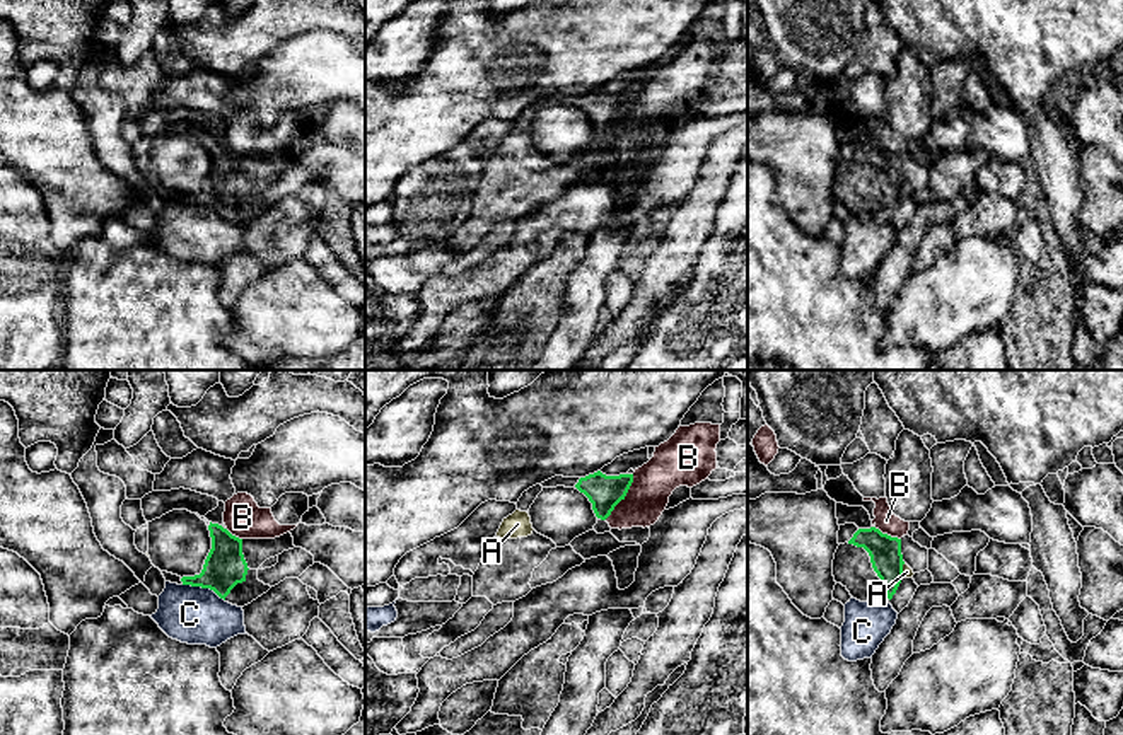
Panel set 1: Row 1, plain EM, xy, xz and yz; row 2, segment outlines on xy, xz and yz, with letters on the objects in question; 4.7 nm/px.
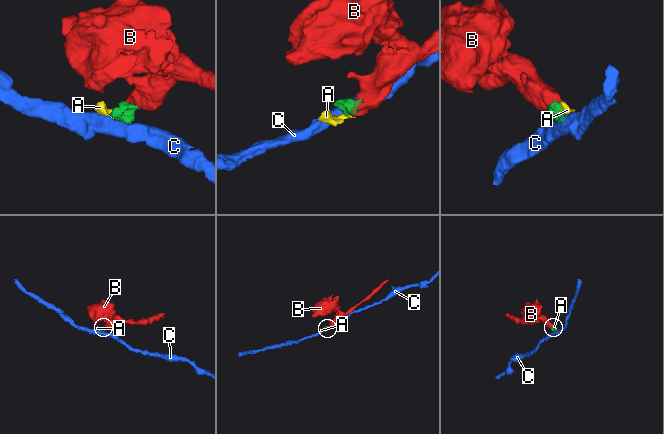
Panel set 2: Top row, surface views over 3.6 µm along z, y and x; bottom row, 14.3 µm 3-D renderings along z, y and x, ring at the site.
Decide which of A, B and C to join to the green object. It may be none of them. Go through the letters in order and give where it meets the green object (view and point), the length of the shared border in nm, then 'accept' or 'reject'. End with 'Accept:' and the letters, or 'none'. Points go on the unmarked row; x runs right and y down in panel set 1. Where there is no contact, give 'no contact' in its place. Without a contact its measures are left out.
A: yz (901, 188) | 70 nm | accept
B: xz (625, 113) | 260 nm | reject
C: xy (203, 205) | 220 nm | reject
Accept: A

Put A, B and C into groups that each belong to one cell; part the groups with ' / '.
A / B / C

